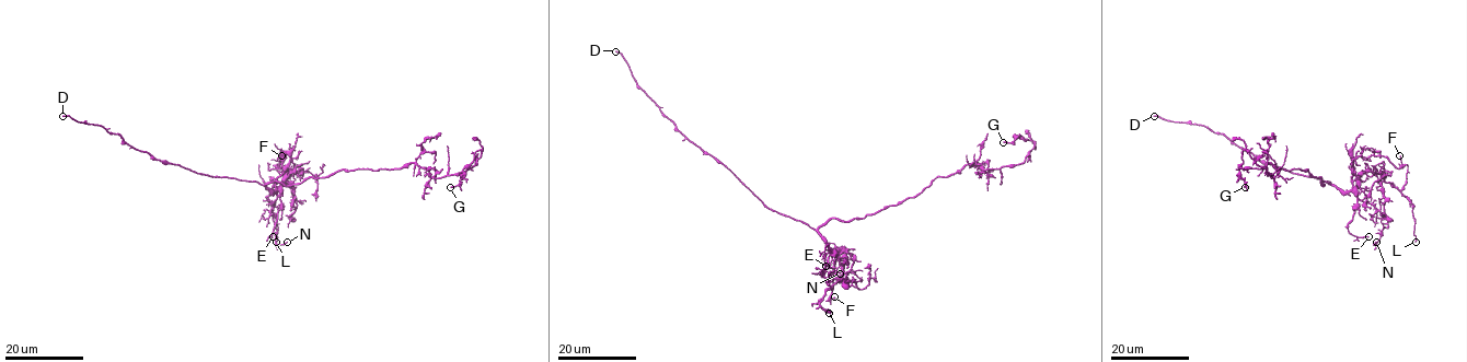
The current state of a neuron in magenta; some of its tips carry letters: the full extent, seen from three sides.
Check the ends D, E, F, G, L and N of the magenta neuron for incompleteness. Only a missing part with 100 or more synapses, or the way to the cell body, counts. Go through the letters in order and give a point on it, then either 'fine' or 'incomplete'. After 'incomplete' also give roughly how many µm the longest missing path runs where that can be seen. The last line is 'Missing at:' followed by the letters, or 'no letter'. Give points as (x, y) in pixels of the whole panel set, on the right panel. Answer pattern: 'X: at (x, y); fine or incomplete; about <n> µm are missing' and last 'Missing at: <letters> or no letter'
D: at (1154, 116); incomplete; about 40 µm are missing
E: at (1369, 236); fine
F: at (1399, 155); fine
G: at (1245, 187); fine
L: at (1416, 242); fine
N: at (1376, 242); fine
Missing at: D

